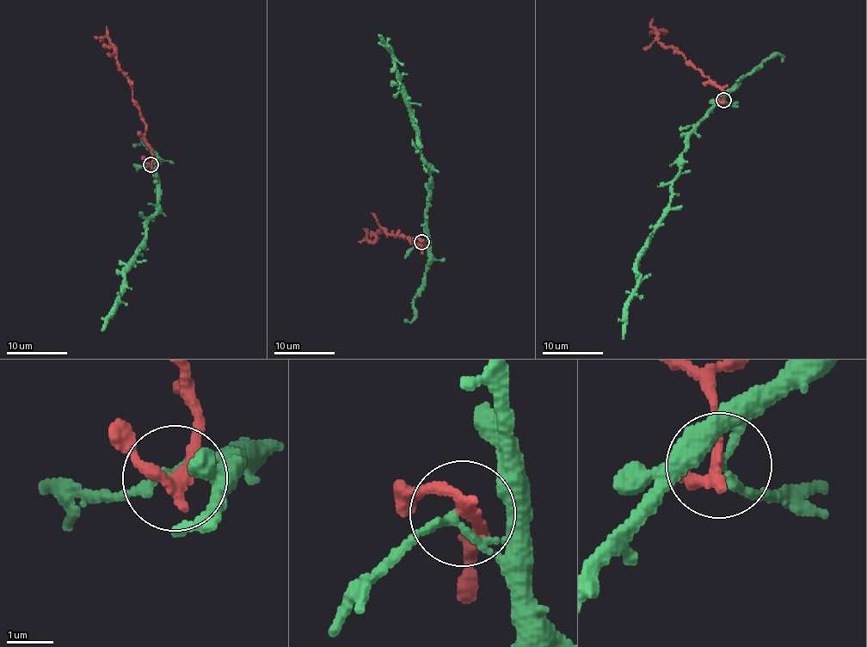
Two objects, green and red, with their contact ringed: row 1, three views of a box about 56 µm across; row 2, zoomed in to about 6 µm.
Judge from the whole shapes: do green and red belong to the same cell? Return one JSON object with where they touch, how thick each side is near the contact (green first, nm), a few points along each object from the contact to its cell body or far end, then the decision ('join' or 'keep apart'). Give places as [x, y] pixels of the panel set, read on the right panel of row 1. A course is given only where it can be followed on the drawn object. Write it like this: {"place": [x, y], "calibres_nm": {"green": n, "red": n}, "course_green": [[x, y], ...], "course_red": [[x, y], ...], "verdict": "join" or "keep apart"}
{"place": [723, 100], "calibres_nm": {"green": 150, "red": 240}, "course_green": [[722, 101], [724, 95], [688, 137], [671, 187], [669, 210], [636, 264], [636, 286], [622, 339]], "course_red": [[723, 100], [723, 89], [685, 61], [681, 52], [658, 41], [658, 32], [654, 27], [654, 30], [660, 31]], "verdict": "keep apart"}

